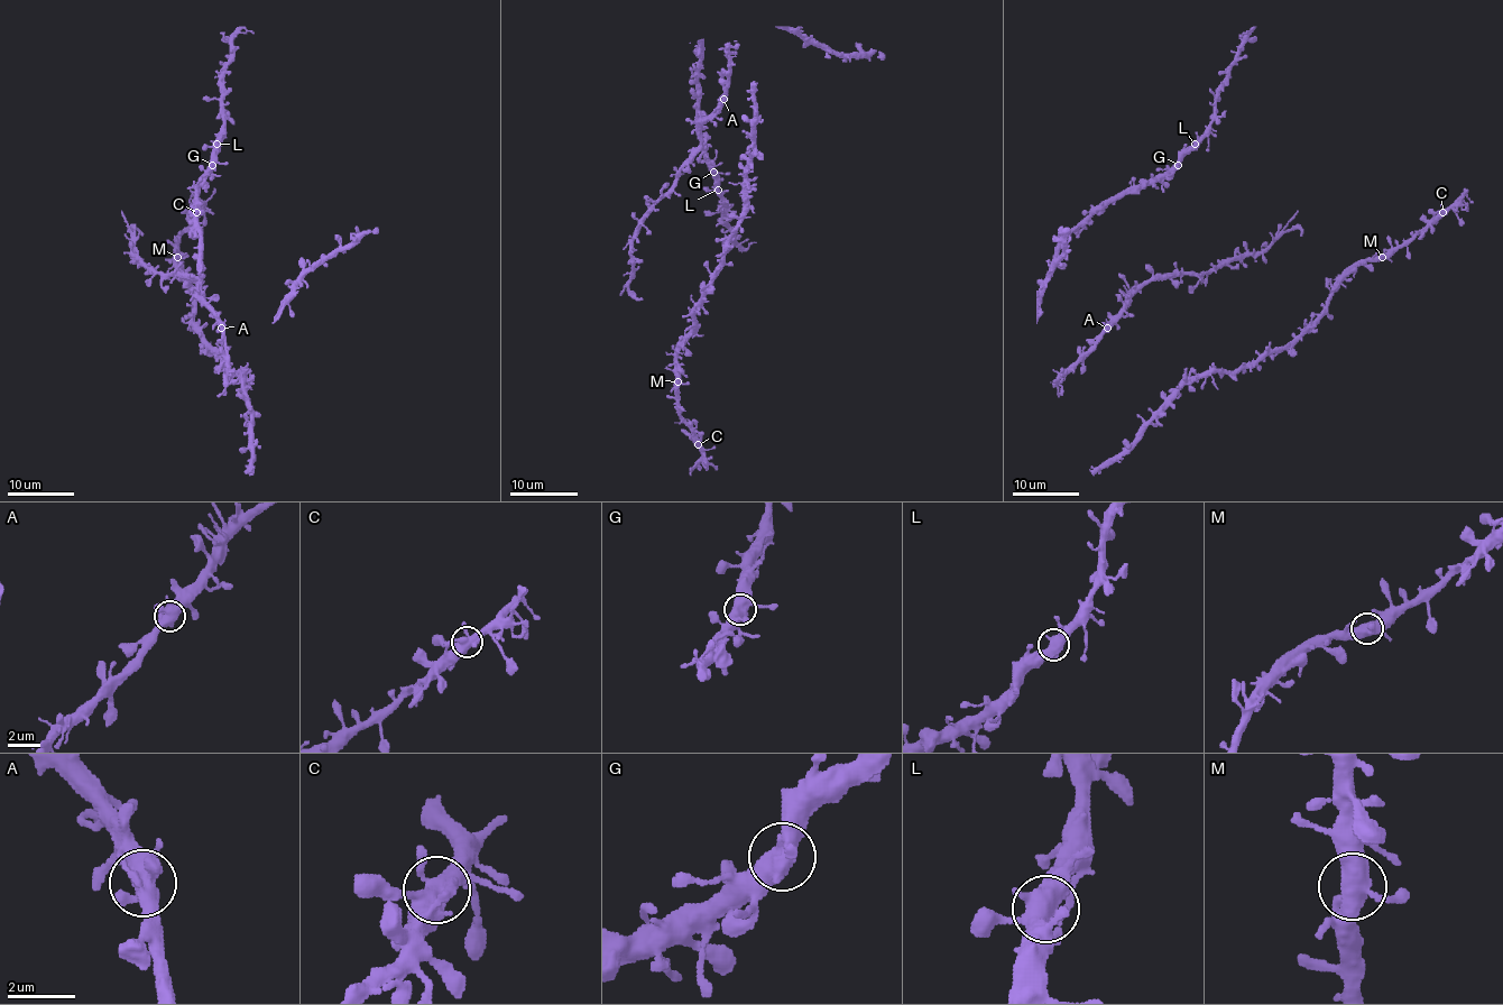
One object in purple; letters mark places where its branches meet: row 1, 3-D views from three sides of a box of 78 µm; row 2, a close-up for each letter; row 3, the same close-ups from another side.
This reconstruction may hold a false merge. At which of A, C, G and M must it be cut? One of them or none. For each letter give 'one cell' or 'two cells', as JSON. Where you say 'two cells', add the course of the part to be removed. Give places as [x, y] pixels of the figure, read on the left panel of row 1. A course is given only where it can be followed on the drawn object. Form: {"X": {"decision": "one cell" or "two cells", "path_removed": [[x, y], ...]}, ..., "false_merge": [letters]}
{"A": {"decision": "one cell"}, "C": {"decision": "one cell"}, "G": {"decision": "one cell"}, "M": {"decision": "one cell"}, "false_merge": []}

